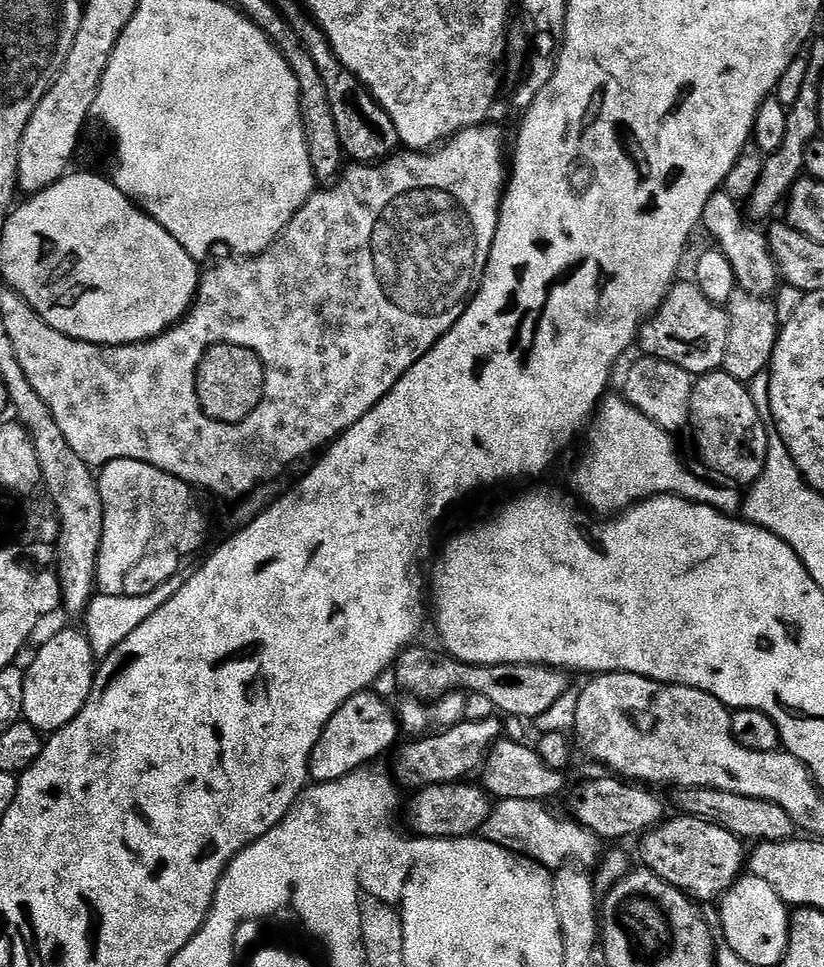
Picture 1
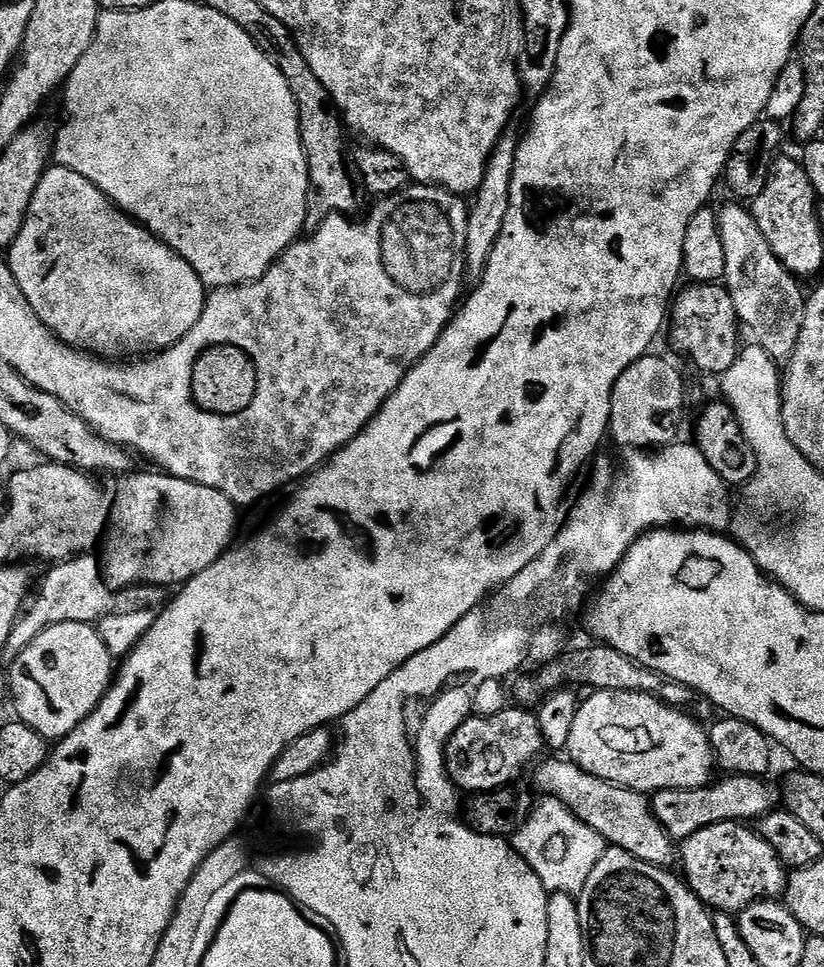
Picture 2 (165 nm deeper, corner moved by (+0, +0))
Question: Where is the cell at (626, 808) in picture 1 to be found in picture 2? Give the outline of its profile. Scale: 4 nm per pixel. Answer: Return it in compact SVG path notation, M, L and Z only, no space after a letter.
M737 775L719 782L707 784L704 788L671 788L651 793L652 813L658 818L661 826L668 831L673 841L682 842L690 838L698 830L706 826L714 826L718 822L735 820L752 822L763 816L762 808L773 811L772 792L763 784L764 780L755 775Z

